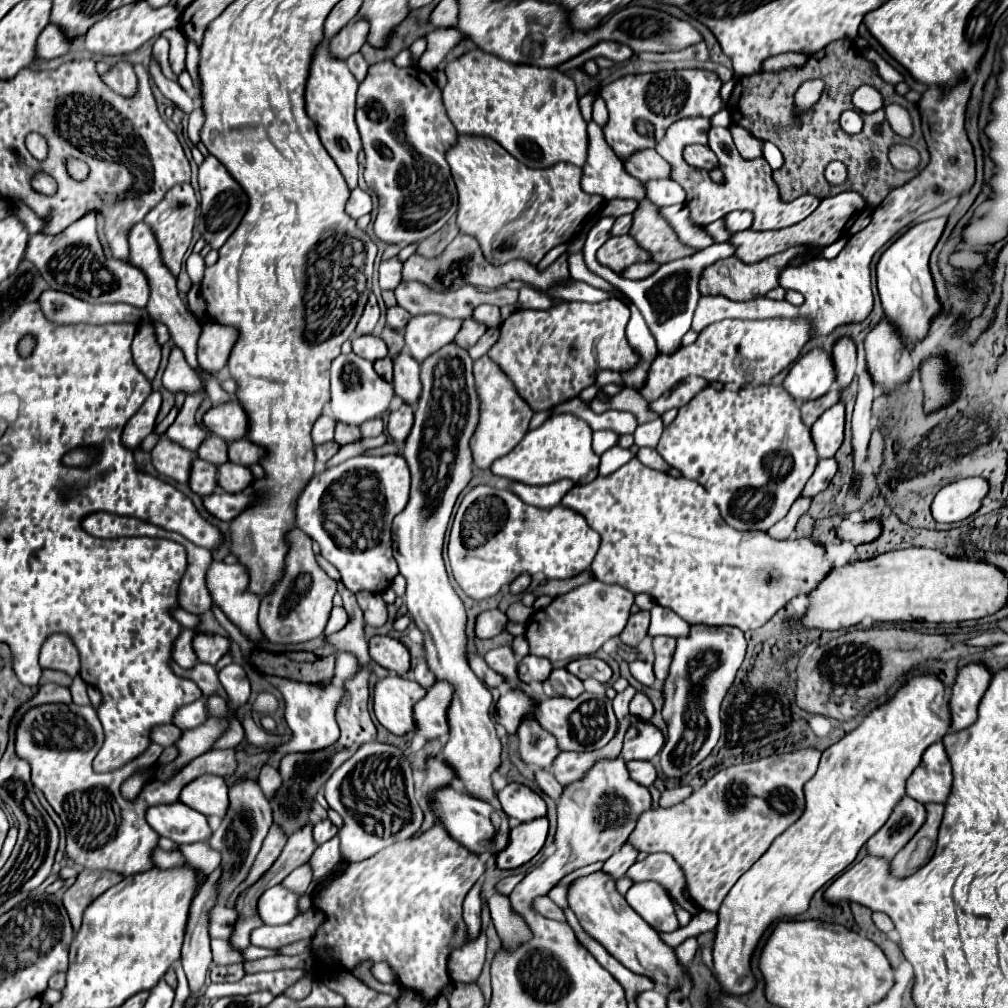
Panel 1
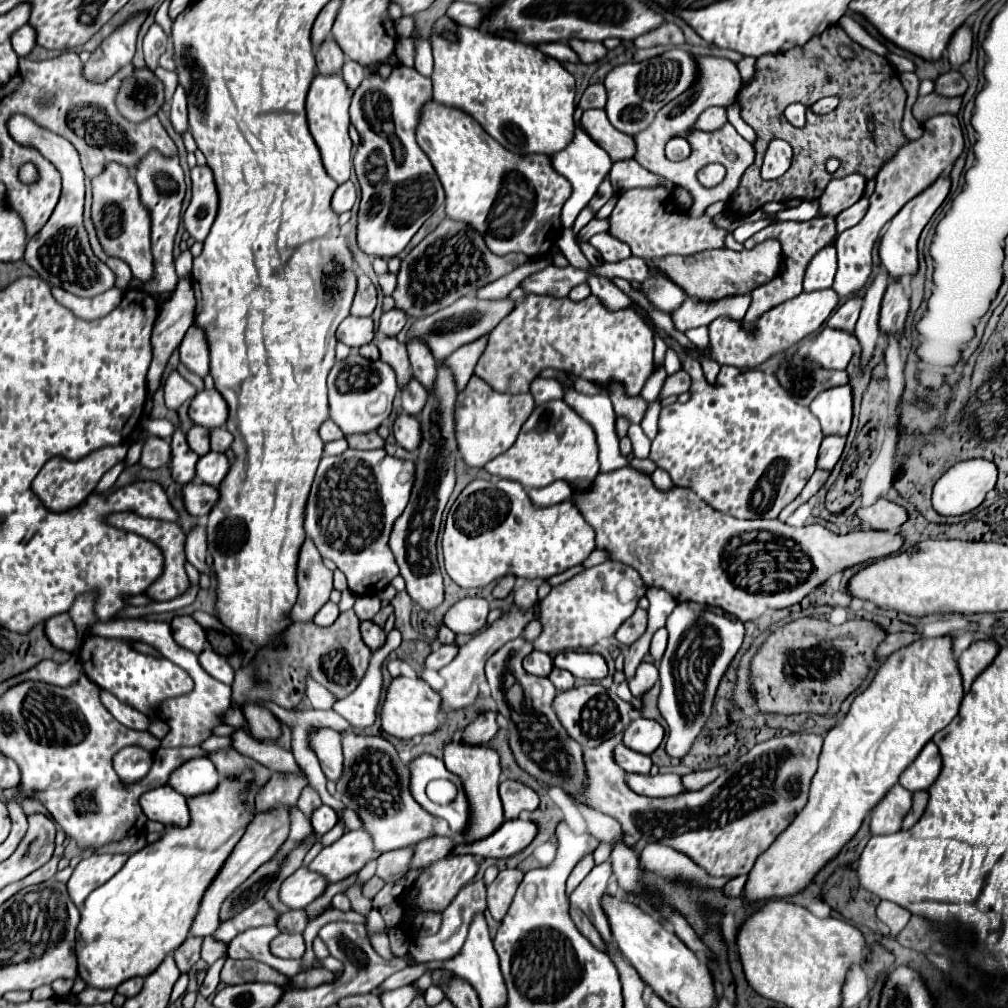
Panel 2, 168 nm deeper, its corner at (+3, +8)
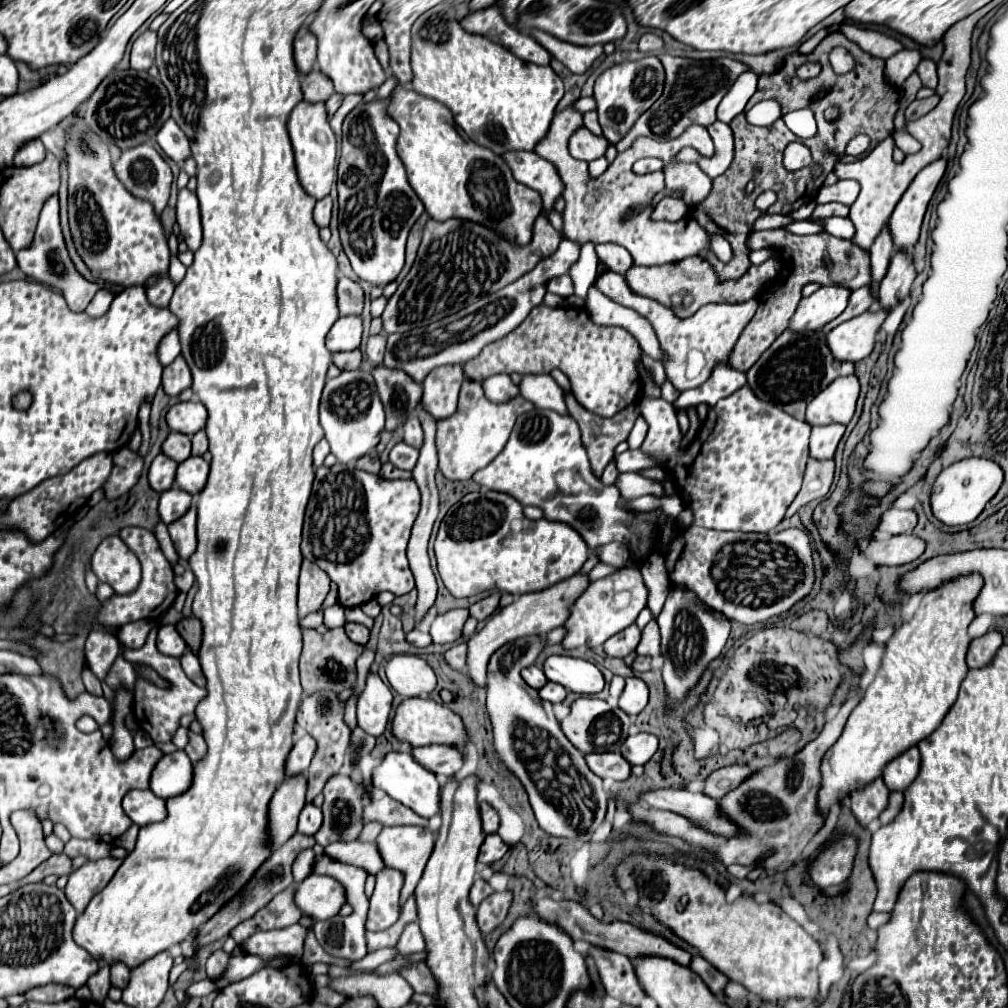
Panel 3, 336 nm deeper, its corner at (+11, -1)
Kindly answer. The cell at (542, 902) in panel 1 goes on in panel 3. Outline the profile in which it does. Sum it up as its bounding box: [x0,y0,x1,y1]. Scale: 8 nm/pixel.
[587,948,647,1006]

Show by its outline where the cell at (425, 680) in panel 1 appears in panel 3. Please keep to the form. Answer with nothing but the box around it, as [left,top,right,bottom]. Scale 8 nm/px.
[445,642,467,672]

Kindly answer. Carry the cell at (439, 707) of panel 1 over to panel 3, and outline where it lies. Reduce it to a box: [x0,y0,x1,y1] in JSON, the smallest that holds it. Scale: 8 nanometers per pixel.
[467,574,589,686]

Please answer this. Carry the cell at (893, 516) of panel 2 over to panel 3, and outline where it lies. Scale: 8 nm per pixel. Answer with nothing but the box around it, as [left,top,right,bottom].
[877,510,917,534]

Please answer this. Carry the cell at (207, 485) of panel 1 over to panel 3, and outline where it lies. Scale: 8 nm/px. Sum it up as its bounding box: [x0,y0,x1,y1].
[147,454,177,492]

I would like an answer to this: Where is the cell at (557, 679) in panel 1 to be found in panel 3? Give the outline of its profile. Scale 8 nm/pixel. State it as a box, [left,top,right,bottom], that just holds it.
[539,682,567,704]

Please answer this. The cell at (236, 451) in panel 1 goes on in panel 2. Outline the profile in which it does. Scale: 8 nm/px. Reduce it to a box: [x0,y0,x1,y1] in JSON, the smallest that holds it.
[211,427,233,453]

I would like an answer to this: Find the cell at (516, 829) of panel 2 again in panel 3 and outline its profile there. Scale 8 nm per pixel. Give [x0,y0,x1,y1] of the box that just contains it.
[479,834,509,864]

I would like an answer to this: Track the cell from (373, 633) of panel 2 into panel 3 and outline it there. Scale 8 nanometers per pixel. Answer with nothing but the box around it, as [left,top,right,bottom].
[345,622,369,646]

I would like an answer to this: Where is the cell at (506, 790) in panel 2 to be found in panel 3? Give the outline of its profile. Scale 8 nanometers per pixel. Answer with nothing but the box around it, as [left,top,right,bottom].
[479,802,499,834]

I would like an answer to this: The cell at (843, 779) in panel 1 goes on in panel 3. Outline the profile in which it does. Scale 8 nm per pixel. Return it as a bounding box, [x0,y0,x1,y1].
[819,574,983,814]

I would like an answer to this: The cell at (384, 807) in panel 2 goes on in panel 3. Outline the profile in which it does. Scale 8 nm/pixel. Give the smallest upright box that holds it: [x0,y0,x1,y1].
[377,826,435,906]

